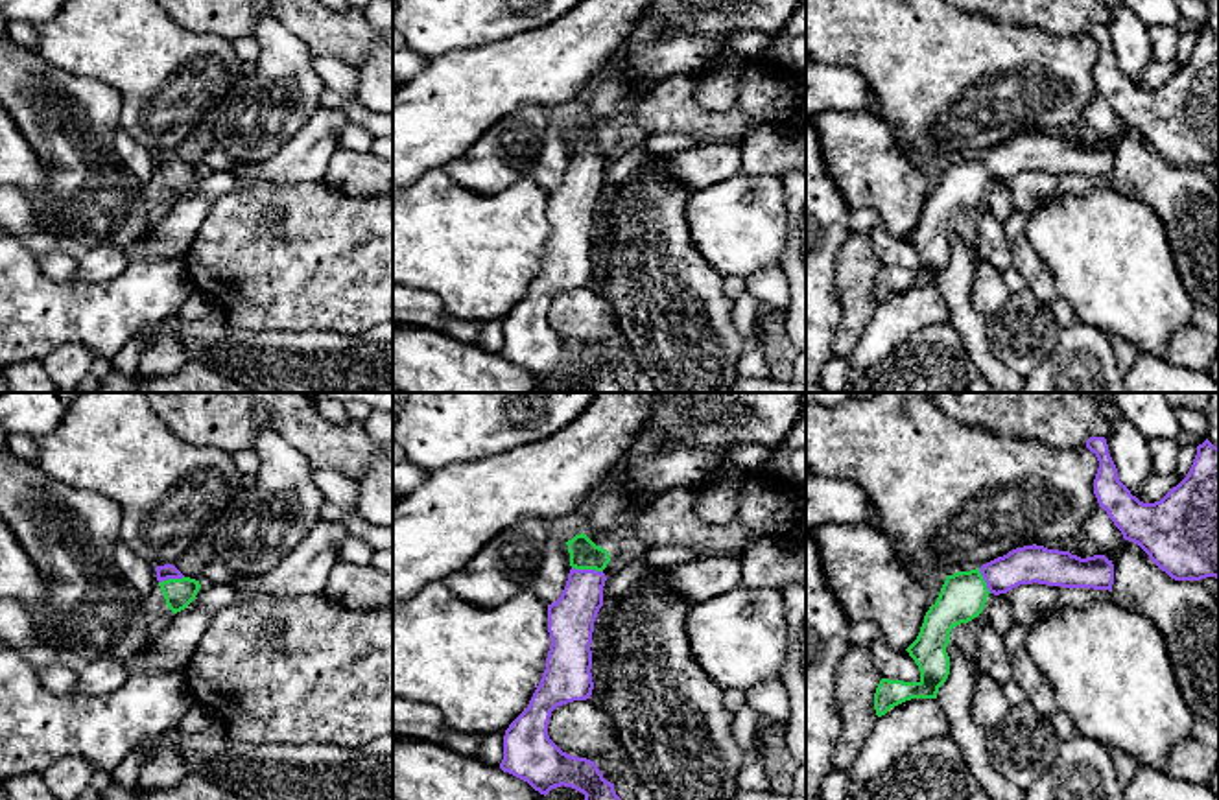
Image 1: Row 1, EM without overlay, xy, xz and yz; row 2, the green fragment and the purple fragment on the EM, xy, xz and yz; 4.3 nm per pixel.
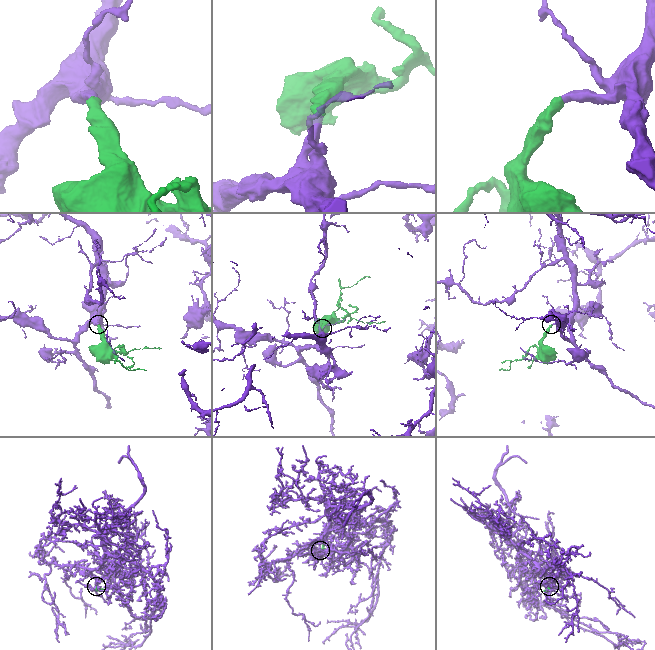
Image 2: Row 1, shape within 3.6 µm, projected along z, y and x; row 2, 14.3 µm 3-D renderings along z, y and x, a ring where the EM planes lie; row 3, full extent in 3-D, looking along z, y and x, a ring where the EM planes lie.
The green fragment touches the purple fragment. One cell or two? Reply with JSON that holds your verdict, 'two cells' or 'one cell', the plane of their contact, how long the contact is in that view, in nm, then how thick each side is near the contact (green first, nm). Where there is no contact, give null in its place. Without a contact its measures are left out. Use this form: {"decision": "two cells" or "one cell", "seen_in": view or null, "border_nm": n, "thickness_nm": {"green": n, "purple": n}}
{"decision": "one cell", "seen_in": "xz", "border_nm": 140, "thickness_nm": {"green": 130, "purple": 200}}

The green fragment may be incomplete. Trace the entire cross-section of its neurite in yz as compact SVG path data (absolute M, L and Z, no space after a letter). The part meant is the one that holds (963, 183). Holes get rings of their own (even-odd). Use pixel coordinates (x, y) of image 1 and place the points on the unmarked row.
M1024 133L981 155L948 162L937 188L924 203L917 227L905 236L920 258L918 269L882 265L874 280L876 302L911 286L937 286L950 262L946 234L950 219L977 205L990 181L1000 182L1020 171L1112 177L1114 151L1105 142L1081 146L1070 138Z

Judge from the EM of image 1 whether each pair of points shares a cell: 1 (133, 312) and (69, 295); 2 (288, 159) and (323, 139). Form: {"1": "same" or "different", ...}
{"1": "same", "2": "same"}

